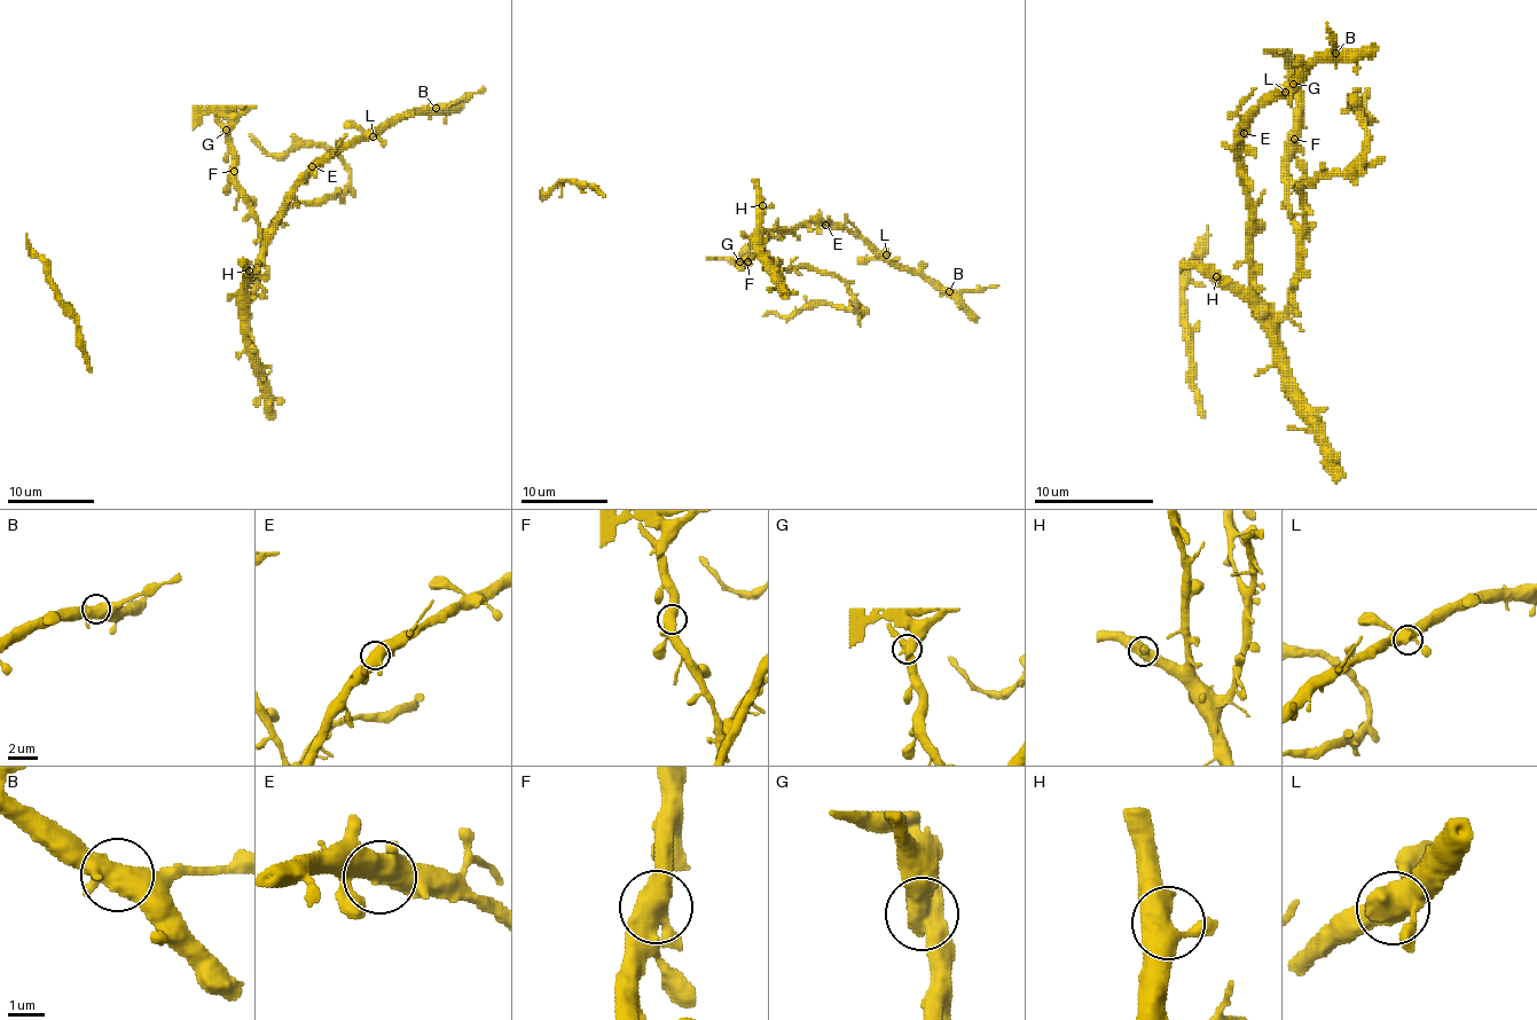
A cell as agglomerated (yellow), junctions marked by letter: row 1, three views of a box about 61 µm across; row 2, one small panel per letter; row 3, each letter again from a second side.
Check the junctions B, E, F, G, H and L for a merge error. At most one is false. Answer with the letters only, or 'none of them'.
G

